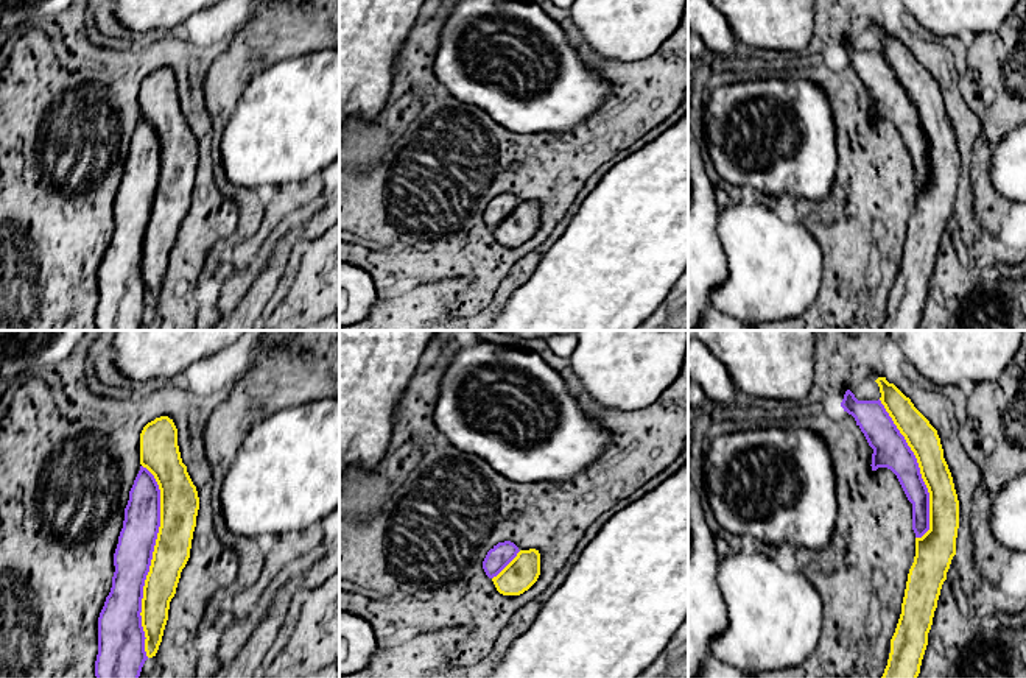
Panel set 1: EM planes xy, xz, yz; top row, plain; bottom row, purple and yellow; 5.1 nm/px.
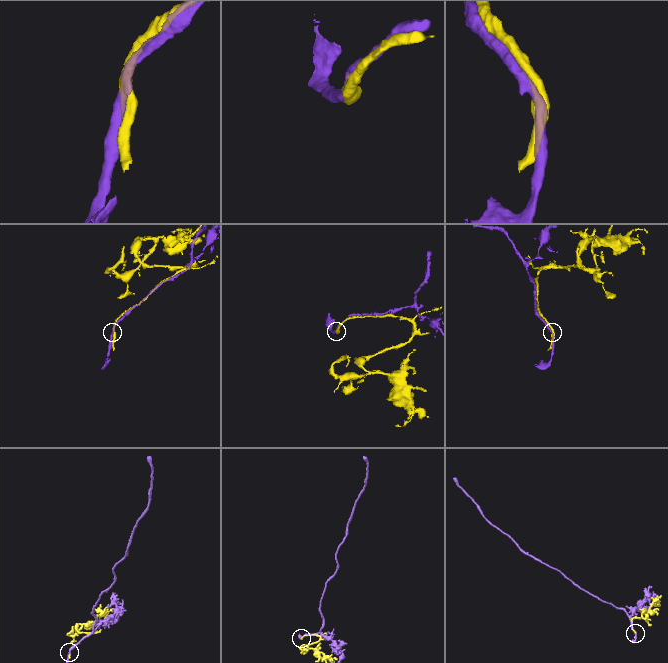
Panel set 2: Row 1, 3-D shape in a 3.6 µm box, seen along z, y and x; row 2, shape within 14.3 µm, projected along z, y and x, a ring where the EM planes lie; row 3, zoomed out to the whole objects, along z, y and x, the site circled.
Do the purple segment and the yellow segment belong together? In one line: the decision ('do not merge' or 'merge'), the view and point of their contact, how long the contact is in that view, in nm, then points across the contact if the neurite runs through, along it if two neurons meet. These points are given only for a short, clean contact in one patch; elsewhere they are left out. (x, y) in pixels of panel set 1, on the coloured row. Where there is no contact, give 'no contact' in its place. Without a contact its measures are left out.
merge | xy (150, 561) | 1000 nm

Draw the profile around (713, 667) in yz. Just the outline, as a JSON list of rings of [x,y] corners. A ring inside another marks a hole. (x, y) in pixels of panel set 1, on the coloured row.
[[[710,655],[702,666],[699,678],[758,678],[758,676],[750,676],[749,673],[741,672],[733,666]]]

